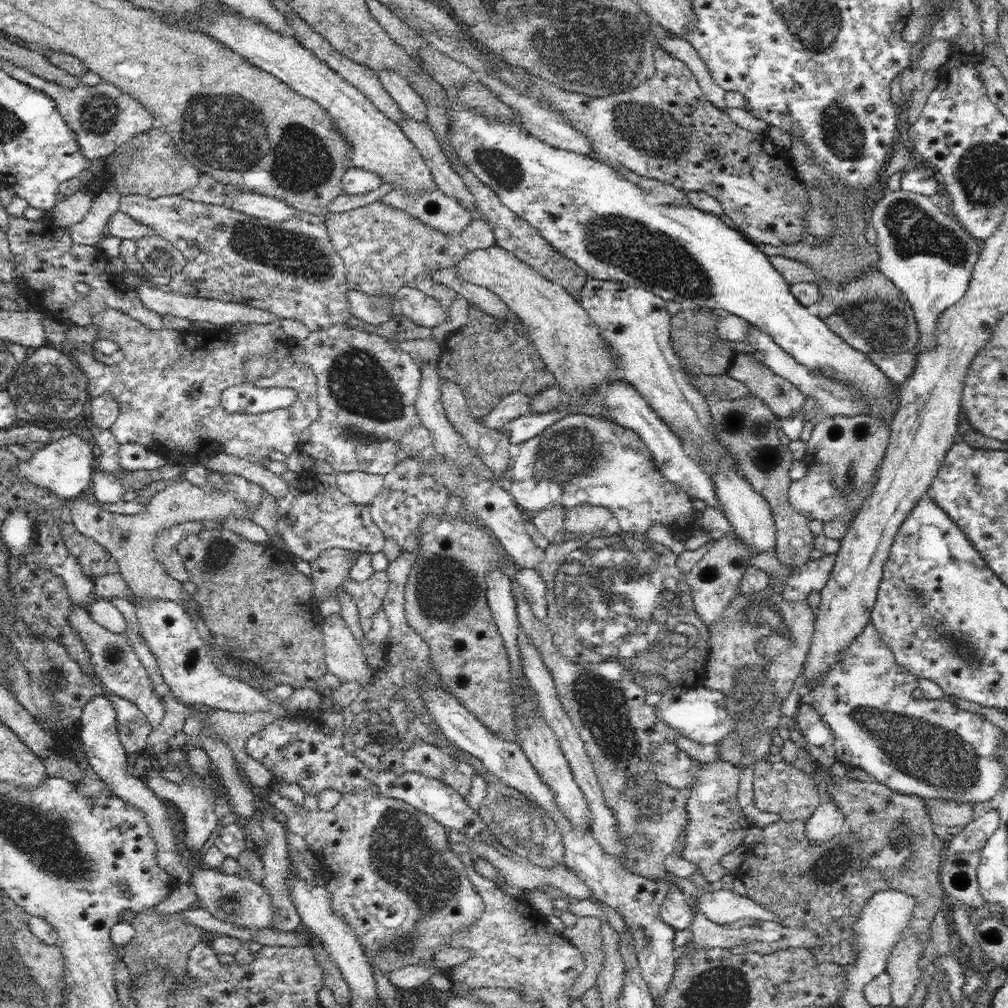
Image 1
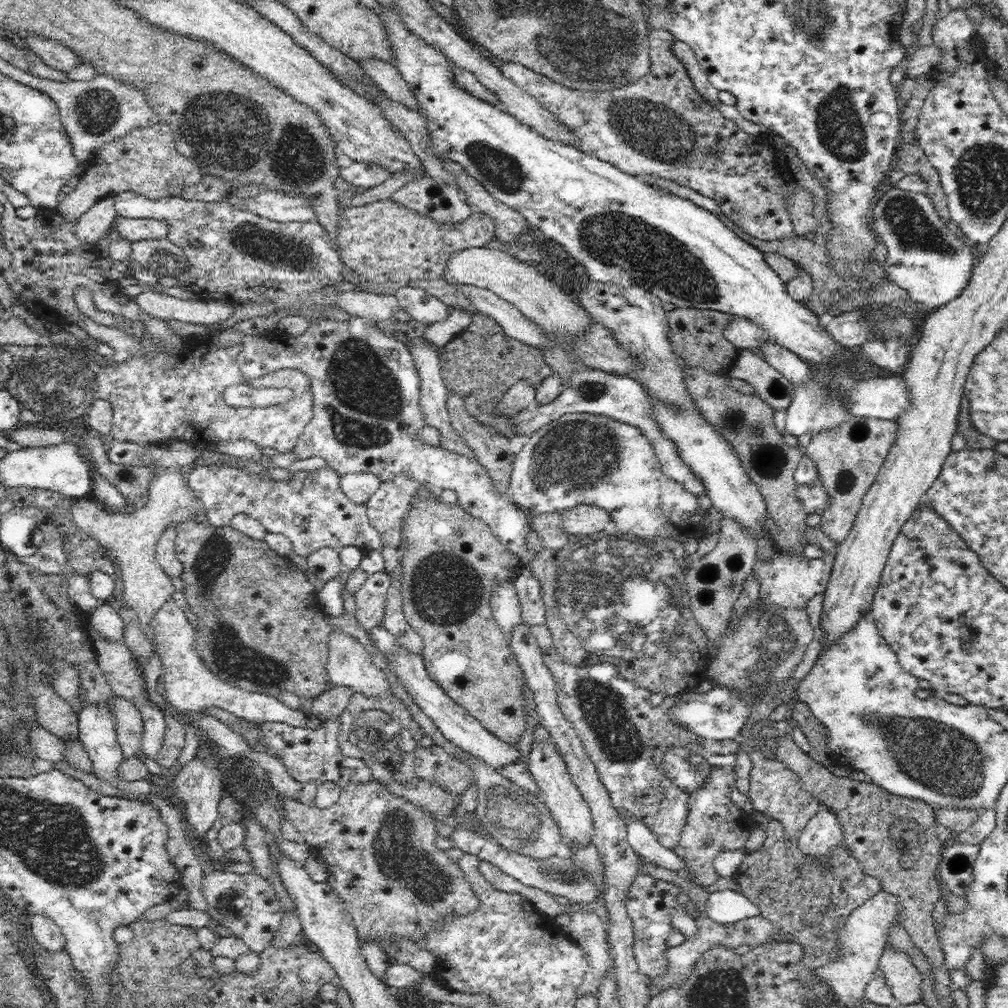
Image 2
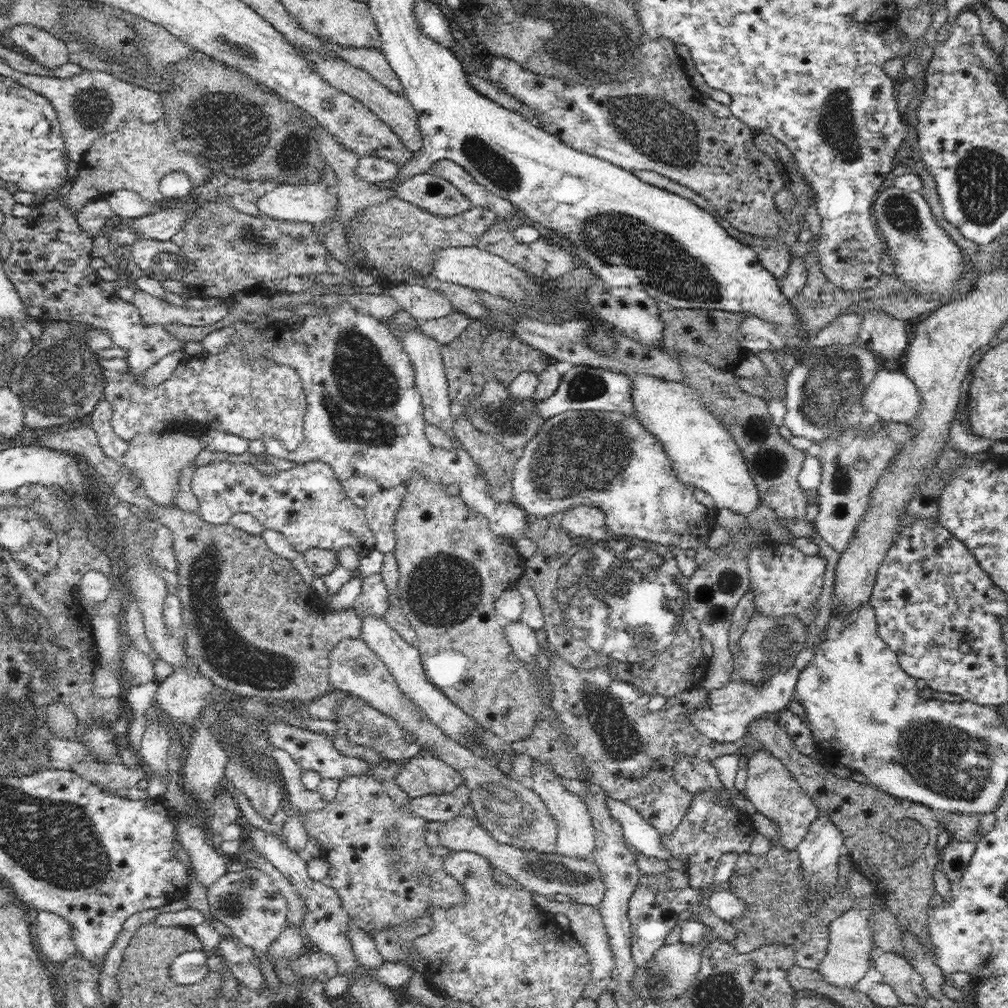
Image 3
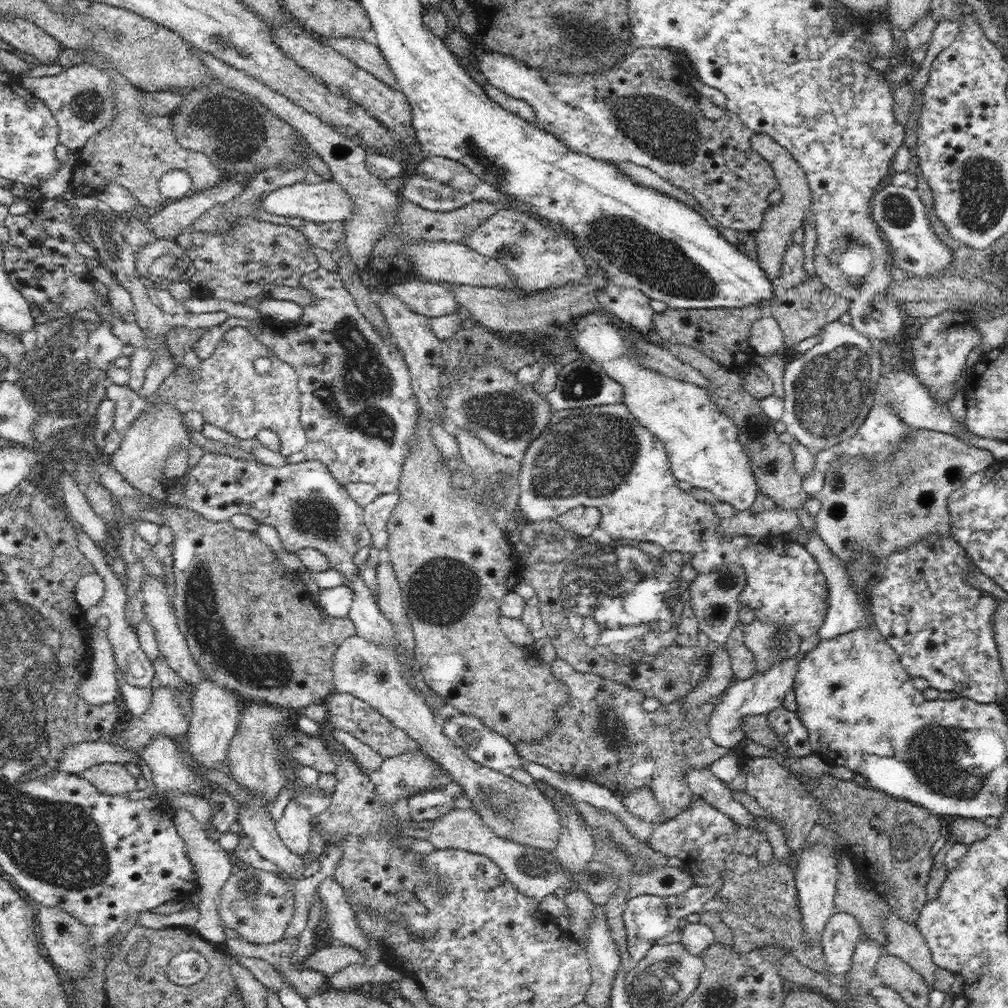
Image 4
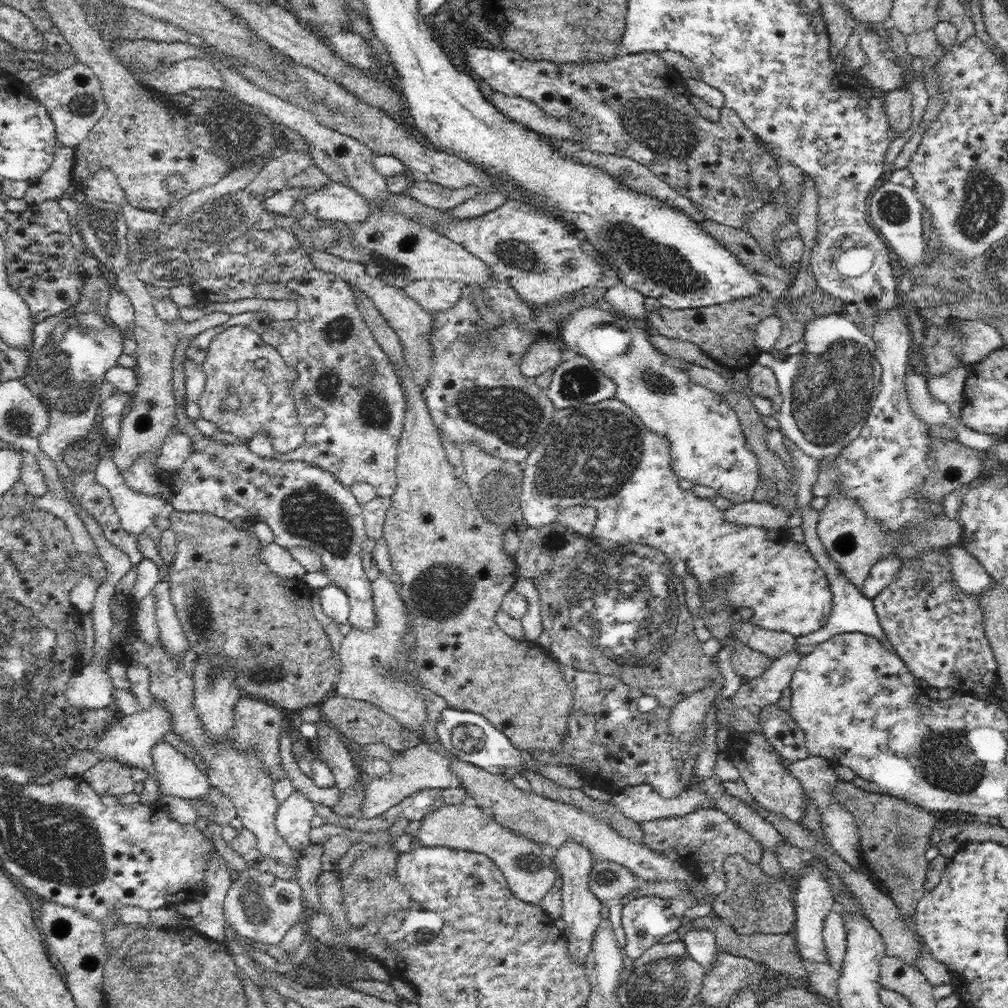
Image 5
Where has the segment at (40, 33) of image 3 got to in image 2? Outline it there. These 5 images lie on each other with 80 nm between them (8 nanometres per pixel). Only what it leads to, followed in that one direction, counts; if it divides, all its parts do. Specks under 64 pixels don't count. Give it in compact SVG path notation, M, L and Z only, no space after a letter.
M26 35L25 40L30 49L34 51L48 67L64 73L68 73L81 63L78 55L68 49L64 43L54 39L48 39L42 35Z

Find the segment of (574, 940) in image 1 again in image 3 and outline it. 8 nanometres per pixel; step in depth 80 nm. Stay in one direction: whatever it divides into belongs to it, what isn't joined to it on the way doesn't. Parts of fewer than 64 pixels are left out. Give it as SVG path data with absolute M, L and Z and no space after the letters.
M574 900L563 902L560 905L562 908L559 912L569 918L568 929L573 932L574 938L584 947L591 964L591 980L584 988L582 996L583 998L593 999L597 1003L604 990L613 985L612 971L614 970L614 957L609 945L608 933L603 923L603 916L598 906L580 904Z

